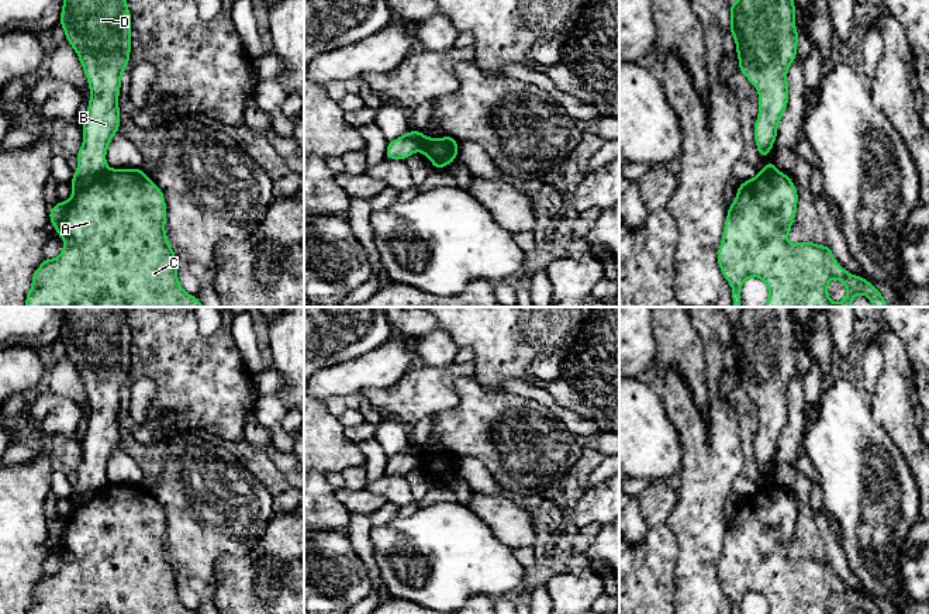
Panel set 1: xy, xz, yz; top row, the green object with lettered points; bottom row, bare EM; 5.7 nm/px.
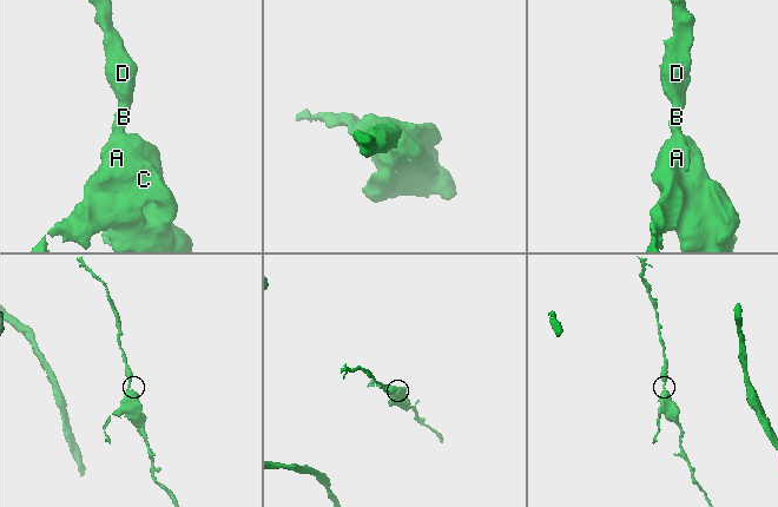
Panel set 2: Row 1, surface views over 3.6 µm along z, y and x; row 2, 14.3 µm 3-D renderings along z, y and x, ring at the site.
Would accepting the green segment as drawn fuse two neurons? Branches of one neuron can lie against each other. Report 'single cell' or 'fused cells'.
fused cells

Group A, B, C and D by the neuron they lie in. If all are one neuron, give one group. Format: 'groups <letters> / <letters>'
groups A C / B D

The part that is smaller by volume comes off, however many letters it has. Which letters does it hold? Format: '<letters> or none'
B, D

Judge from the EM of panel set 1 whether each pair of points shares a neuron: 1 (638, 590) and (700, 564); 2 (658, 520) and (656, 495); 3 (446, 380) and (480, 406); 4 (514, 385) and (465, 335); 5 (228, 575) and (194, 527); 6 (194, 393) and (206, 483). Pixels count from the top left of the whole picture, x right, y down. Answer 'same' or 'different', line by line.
1: different
2: same
3: different
4: different
5: different
6: different

